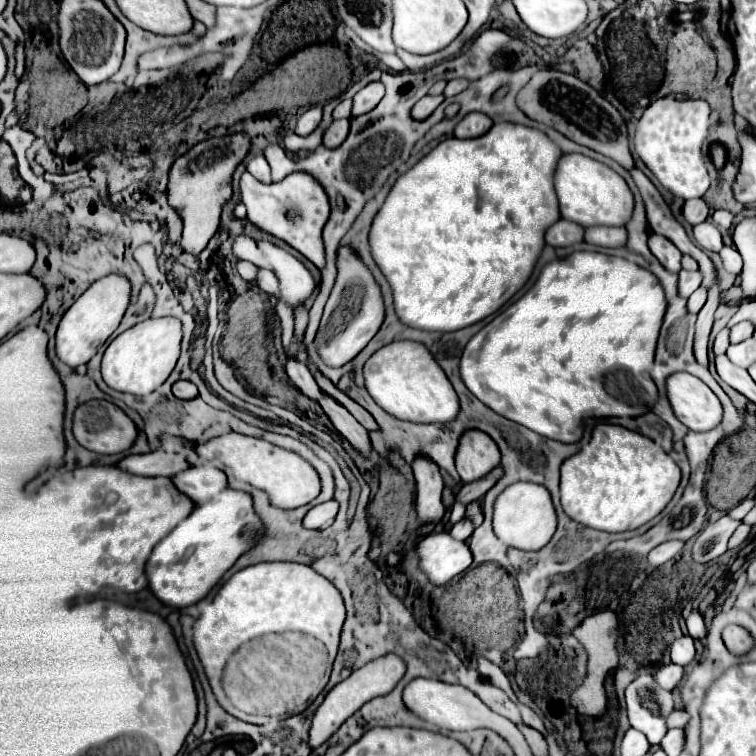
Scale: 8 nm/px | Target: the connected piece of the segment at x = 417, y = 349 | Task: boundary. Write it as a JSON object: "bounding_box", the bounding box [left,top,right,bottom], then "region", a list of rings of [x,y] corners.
{"bounding_box":[364,341,458,423],"region":[[[394,341],[378,349],[364,365],[366,389],[384,411],[416,423],[446,423],[458,415],[458,395],[432,353],[418,341]]]}

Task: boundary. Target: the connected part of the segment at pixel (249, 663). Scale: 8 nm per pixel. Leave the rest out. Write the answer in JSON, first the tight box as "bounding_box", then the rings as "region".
{"bounding_box":[192,563,346,725],"region":[[[258,563],[234,573],[222,585],[212,605],[208,605],[204,613],[196,619],[192,633],[194,633],[194,647],[200,655],[200,661],[204,665],[208,679],[212,681],[212,689],[218,703],[228,705],[228,699],[230,699],[232,707],[228,709],[228,713],[232,713],[234,717],[242,721],[262,725],[262,717],[302,713],[320,695],[322,685],[326,685],[330,679],[332,665],[338,653],[344,619],[346,619],[346,609],[344,609],[342,595],[328,579],[316,573],[310,565]]]}

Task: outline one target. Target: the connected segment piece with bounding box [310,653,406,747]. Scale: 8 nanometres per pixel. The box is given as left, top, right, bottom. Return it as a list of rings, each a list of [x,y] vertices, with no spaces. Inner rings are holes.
[[[386,653],[386,655],[378,657],[378,659],[368,661],[364,667],[356,669],[348,679],[344,679],[342,683],[338,683],[326,695],[324,703],[318,707],[318,711],[314,715],[314,721],[312,721],[312,727],[310,727],[310,745],[312,747],[320,747],[324,741],[328,741],[328,737],[332,737],[340,729],[340,725],[352,713],[356,713],[364,703],[368,703],[374,697],[390,693],[396,687],[396,683],[404,677],[404,673],[406,673],[406,663],[404,663],[402,657],[398,657],[394,653]]]

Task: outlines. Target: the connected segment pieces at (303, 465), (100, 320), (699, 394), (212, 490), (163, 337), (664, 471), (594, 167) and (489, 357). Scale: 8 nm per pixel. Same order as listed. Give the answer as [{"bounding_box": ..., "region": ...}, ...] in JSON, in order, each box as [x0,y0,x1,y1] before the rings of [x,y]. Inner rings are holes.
[{"bounding_box":[208,433,322,509],"region":[[[226,433],[222,437],[210,439],[208,449],[212,451],[214,459],[218,459],[224,467],[232,469],[238,477],[246,479],[254,487],[264,489],[270,495],[270,503],[274,507],[284,507],[284,509],[302,507],[320,495],[322,485],[316,469],[304,457],[300,457],[290,449],[240,433]]]},{"bounding_box":[56,273,132,367],"region":[[[110,273],[94,281],[86,289],[86,293],[64,313],[56,331],[56,353],[66,365],[78,367],[82,363],[88,363],[96,355],[96,351],[118,329],[130,303],[130,291],[132,291],[132,283],[128,281],[126,275]]]},{"bounding_box":[666,373,722,431],"region":[[[674,373],[666,381],[674,415],[690,431],[708,431],[722,421],[722,403],[712,389],[690,373]]]},{"bounding_box":[172,467,228,505],"region":[[[190,467],[188,471],[180,471],[180,475],[172,477],[178,491],[188,495],[196,505],[210,501],[214,495],[228,487],[226,475],[214,467]]]},{"bounding_box":[102,317,182,395],"region":[[[160,317],[146,319],[128,331],[120,333],[106,349],[102,359],[102,377],[108,387],[132,395],[148,395],[158,389],[180,357],[180,341],[182,341],[182,323],[176,317]]]},{"bounding_box":[560,423,680,533],"region":[[[600,423],[592,439],[562,463],[560,501],[566,515],[584,527],[620,533],[652,521],[674,497],[680,467],[650,437],[620,425]]]},{"bounding_box":[554,153,634,227],"region":[[[568,153],[562,155],[562,159],[558,161],[554,179],[556,179],[556,193],[560,201],[562,219],[576,221],[582,227],[594,227],[594,225],[624,227],[632,219],[634,195],[626,185],[626,181],[608,165],[578,153]]]},{"bounding_box":[460,251,666,443],"region":[[[578,251],[568,255],[566,259],[556,259],[548,263],[534,287],[522,295],[514,305],[510,305],[504,313],[494,317],[484,329],[480,329],[466,345],[462,359],[460,359],[460,375],[466,387],[488,407],[492,407],[502,417],[516,421],[544,437],[562,441],[562,443],[576,443],[578,441],[578,419],[582,417],[640,417],[648,413],[654,403],[658,401],[658,389],[650,377],[650,369],[654,363],[654,351],[658,333],[662,327],[662,319],[666,313],[666,299],[664,291],[660,287],[660,281],[656,275],[652,275],[648,269],[642,269],[640,265],[626,261],[622,257],[612,257],[604,253],[590,253],[590,251]]]}]

